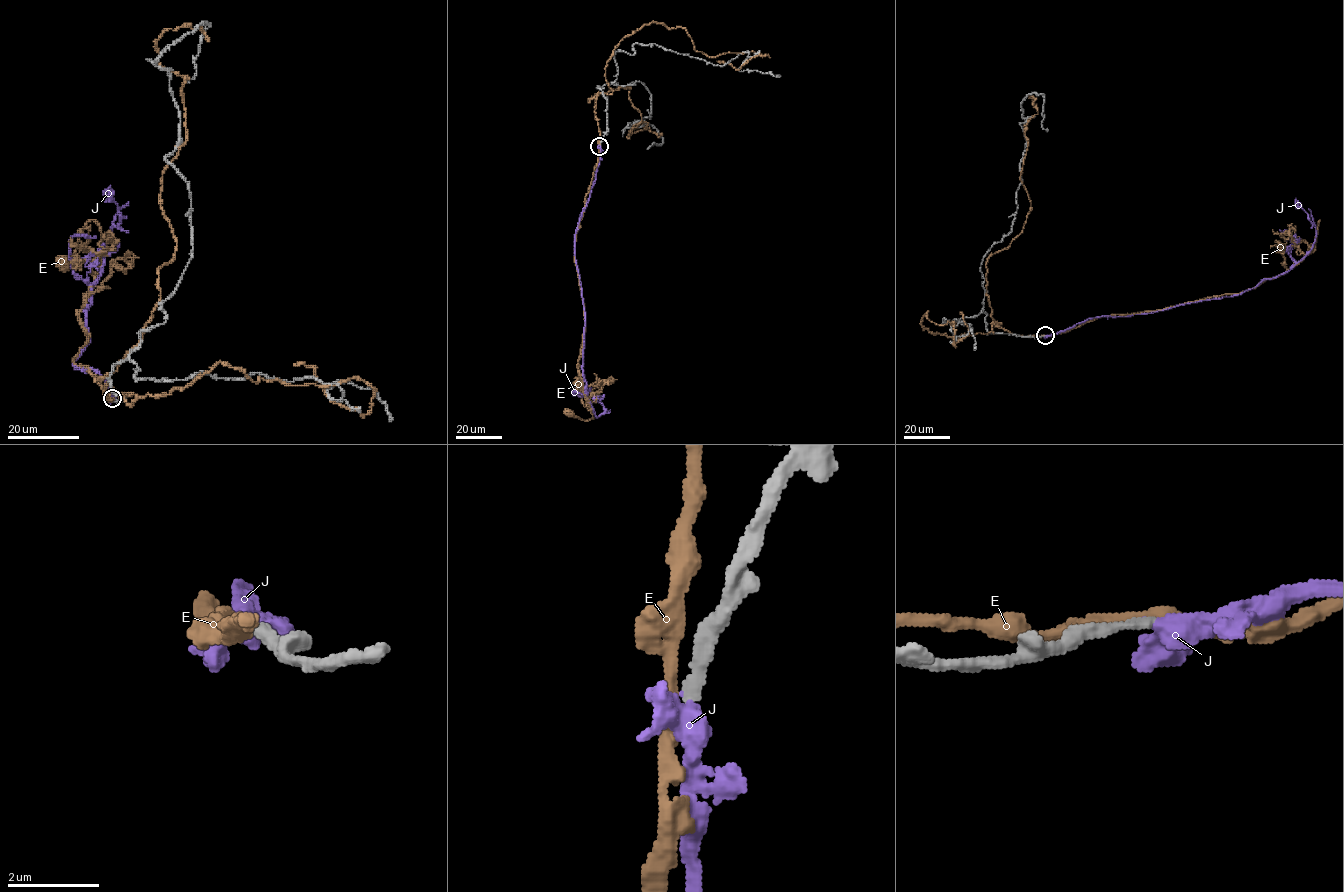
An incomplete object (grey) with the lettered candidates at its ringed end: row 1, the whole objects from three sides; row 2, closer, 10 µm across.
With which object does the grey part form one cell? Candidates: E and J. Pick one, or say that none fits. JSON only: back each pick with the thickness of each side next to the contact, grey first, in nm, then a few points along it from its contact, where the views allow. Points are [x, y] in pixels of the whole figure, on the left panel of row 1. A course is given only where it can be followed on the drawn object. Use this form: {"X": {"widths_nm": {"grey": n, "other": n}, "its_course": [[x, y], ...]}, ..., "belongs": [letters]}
{"J": {"widths_nm": {"grey": 240, "other": 280}, "its_course": [[111, 398], [94, 368], [73, 365], [89, 341], [84, 311], [119, 219], [106, 189], [105, 201]]}, "belongs": ["J"]}

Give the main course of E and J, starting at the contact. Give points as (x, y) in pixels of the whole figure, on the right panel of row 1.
E: (1044, 335), (1063, 333), (1102, 316), (1162, 310), (1255, 288), (1282, 275), (1311, 250), (1319, 220), (1312, 249)
J: (1044, 335), (1099, 316), (1144, 314), (1239, 294), (1287, 272), (1315, 237), (1315, 226), (1296, 200), (1296, 208)

